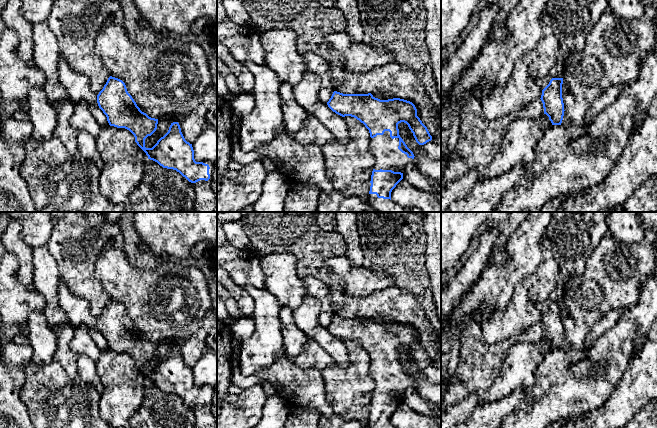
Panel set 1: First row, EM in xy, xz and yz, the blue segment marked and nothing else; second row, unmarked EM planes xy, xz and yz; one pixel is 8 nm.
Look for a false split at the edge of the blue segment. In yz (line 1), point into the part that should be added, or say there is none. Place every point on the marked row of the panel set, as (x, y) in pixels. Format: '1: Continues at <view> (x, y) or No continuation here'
1: No continuation here

